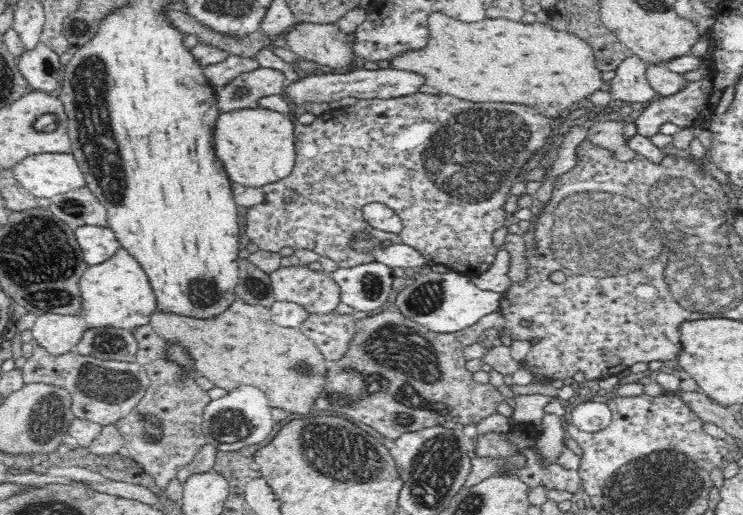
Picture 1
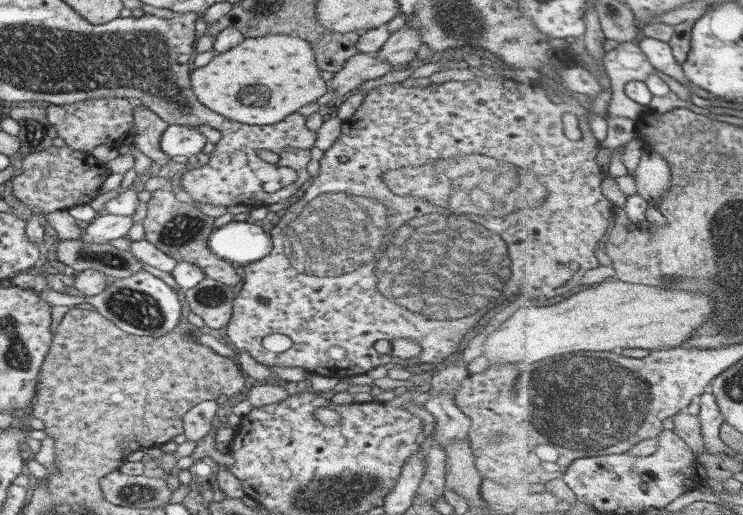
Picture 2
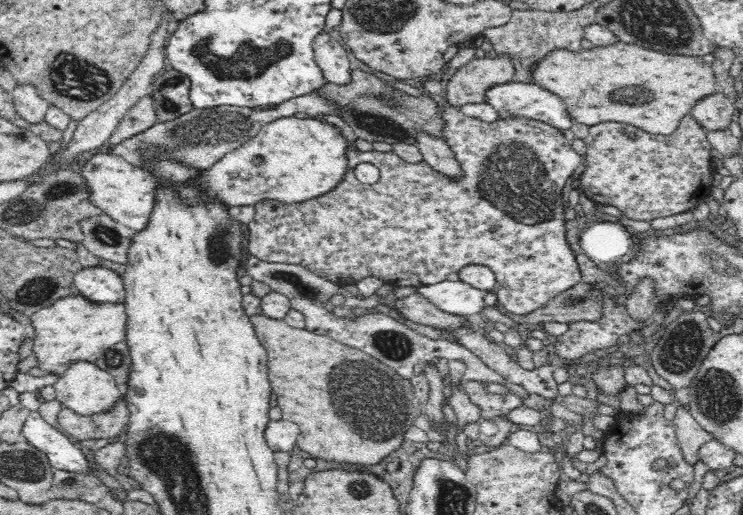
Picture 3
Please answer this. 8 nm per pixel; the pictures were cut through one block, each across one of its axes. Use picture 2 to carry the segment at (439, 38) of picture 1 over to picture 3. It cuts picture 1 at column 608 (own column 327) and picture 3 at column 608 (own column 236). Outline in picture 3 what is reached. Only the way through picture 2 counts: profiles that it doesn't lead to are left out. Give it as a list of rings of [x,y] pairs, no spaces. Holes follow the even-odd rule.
[[[616,41],[608,46],[593,46],[592,49],[580,49],[576,52],[566,49],[553,50],[533,66],[531,82],[560,97],[572,123],[592,127],[611,121],[640,128],[652,136],[668,136],[674,134],[684,117],[691,115],[692,108],[700,100],[720,92],[711,63],[700,60],[700,56],[656,52]]]

